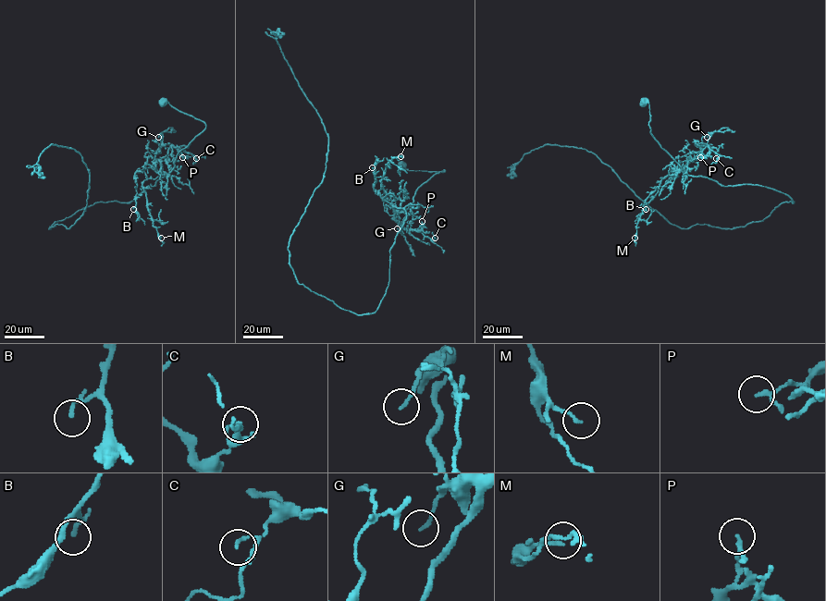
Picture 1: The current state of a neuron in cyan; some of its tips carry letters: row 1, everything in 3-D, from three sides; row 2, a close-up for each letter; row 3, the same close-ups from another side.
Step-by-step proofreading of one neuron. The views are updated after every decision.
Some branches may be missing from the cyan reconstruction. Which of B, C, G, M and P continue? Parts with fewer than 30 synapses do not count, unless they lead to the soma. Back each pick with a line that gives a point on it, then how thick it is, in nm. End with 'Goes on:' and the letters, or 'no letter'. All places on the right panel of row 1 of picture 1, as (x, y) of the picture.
Goes on: no letter

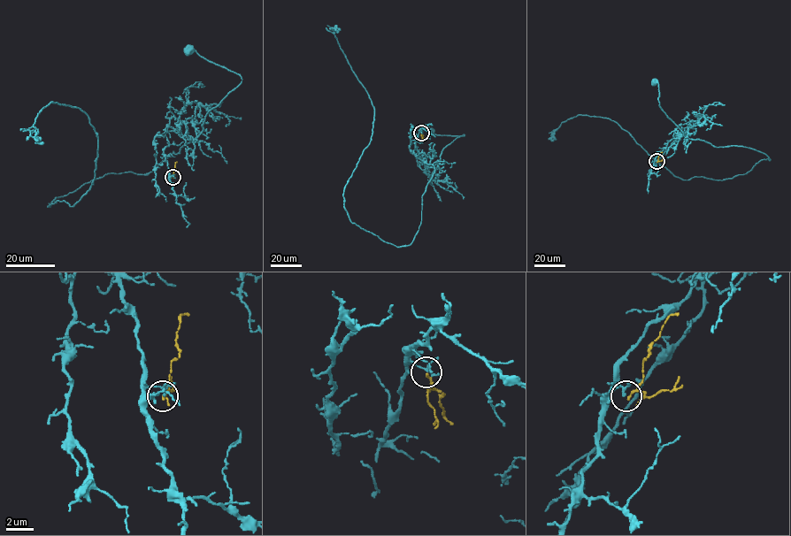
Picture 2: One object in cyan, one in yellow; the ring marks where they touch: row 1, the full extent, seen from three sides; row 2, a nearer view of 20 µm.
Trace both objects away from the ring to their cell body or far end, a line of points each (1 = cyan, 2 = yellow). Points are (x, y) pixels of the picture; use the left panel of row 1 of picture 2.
1: (172, 176), (164, 155), (165, 134), (176, 129), (195, 138), (206, 114), (241, 80), (188, 49)
2: (172, 177), (177, 162)

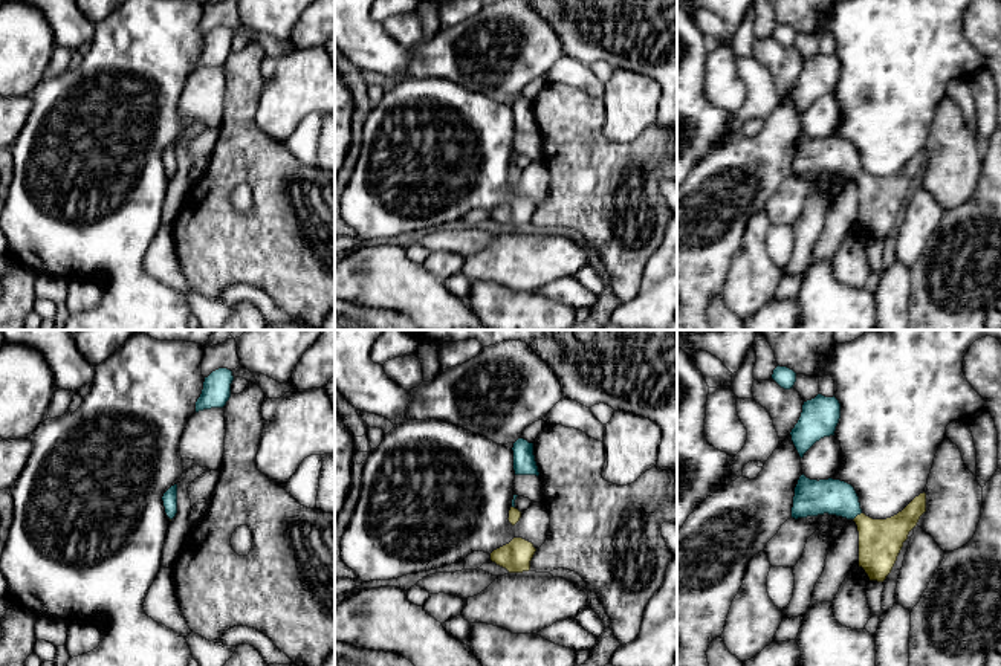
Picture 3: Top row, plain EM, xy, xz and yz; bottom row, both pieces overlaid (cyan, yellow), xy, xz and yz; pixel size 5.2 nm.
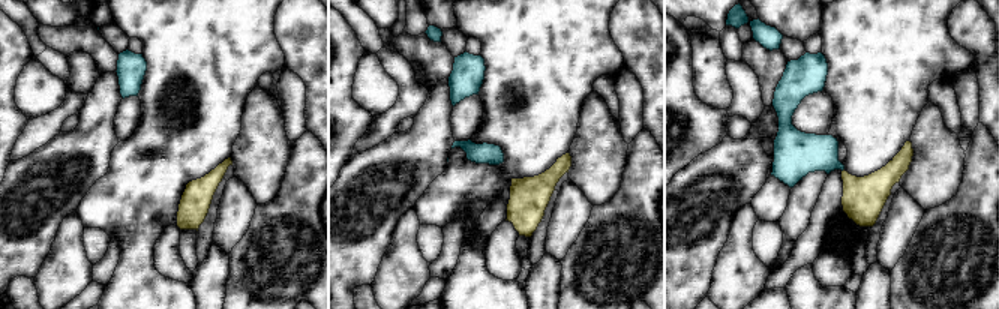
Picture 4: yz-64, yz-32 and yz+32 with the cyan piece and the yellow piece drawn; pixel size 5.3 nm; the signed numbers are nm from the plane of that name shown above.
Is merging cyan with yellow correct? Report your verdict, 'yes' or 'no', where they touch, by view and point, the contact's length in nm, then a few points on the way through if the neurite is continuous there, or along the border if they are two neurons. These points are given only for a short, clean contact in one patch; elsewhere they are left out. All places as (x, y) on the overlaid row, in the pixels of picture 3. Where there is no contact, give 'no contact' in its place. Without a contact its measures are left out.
yes; contact yz (856, 515); length 60 nm; way yz (833, 497), (838, 497), (856, 515), (881, 541)

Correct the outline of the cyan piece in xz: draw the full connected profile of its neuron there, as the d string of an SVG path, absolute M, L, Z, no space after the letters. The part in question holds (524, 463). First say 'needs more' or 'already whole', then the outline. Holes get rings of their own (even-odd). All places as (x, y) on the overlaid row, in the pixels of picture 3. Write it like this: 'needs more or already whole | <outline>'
already whole | M518 438L513 443L513 470L515 475L539 475L533 455L533 443Z

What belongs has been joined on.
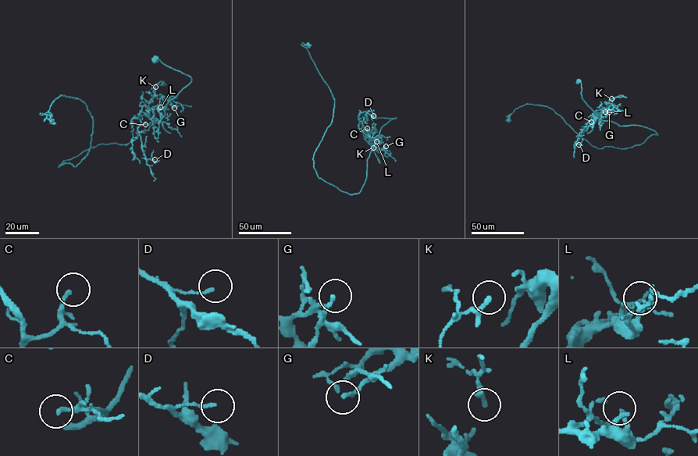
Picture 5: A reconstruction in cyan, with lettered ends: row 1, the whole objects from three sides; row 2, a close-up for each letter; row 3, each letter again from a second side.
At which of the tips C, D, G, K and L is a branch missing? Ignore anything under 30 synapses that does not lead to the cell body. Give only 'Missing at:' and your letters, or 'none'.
Missing at: C

